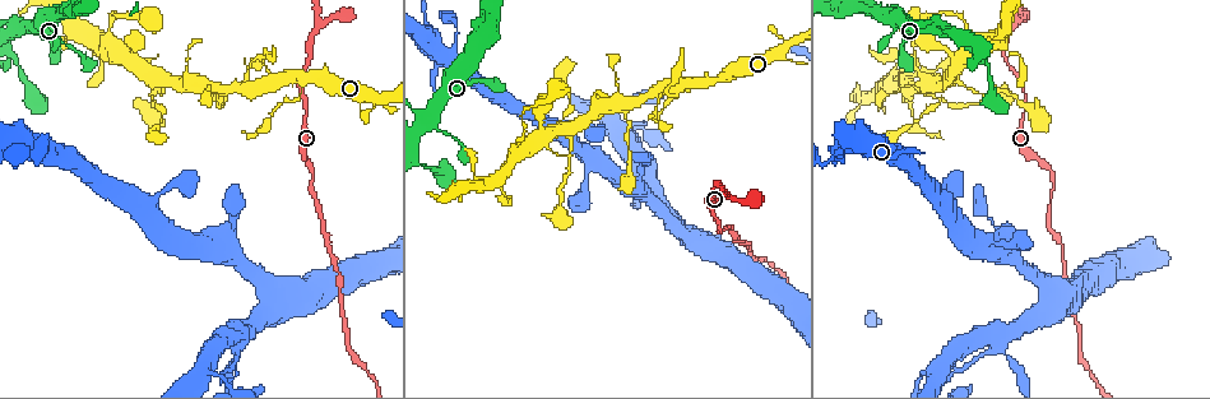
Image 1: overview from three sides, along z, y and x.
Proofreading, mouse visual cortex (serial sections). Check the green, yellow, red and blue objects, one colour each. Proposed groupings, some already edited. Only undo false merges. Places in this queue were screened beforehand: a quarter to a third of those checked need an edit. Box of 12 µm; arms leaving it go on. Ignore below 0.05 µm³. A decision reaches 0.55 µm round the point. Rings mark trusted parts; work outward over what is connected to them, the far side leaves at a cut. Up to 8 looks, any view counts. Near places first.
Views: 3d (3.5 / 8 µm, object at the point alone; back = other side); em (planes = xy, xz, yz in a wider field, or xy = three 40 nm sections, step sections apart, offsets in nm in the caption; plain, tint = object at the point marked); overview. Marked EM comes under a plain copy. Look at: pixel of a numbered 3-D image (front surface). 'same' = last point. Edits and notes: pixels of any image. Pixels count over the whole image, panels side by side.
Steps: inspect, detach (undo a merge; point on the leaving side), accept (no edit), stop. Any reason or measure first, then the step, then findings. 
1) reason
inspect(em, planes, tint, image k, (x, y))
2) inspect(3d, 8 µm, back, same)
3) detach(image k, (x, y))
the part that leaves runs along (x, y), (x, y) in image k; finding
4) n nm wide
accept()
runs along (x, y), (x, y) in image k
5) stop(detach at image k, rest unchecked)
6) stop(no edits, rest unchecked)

calibre changes
inspect(3d, 3.5 µm, image 1, (17, 28))

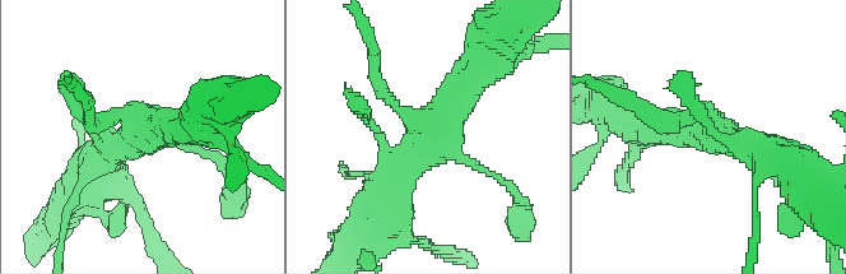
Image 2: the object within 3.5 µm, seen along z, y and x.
inspect(em, xy, step 3, tint, image 2, (722, 132))

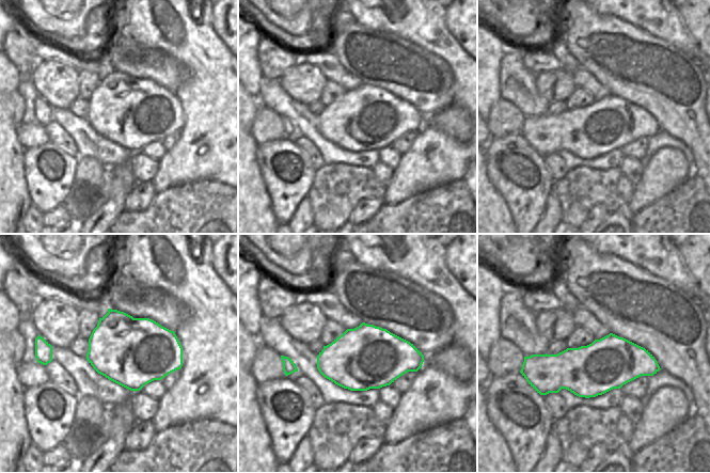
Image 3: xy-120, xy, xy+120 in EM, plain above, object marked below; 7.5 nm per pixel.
detach(image 2, (377, 82))
the part that leaves runs along (422, 122), (379, 91), (379, 47) in image 2; two cells meet here

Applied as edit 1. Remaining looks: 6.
see it whole again
inspect(overview)

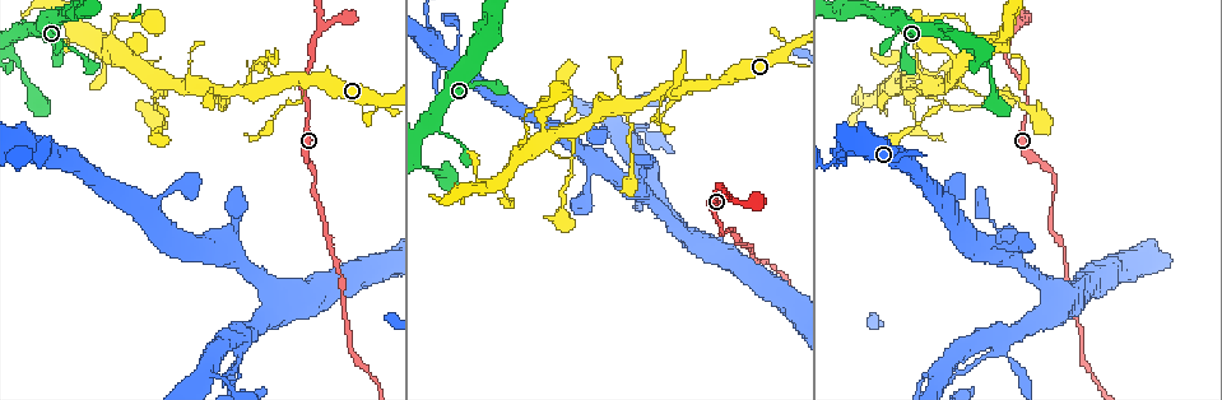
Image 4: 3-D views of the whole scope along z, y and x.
branch point
inspect(3d, 3.5 µm, back, image 4, (1015, 29))

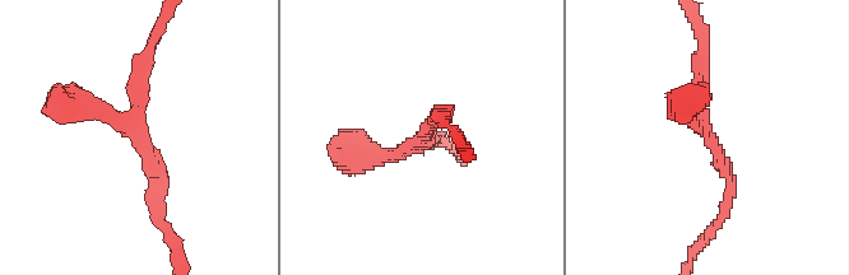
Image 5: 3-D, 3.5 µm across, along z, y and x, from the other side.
3 arms; arms of 150, 200, 250 nm
inspect(em, planes, tint, image 5, (419, 137))

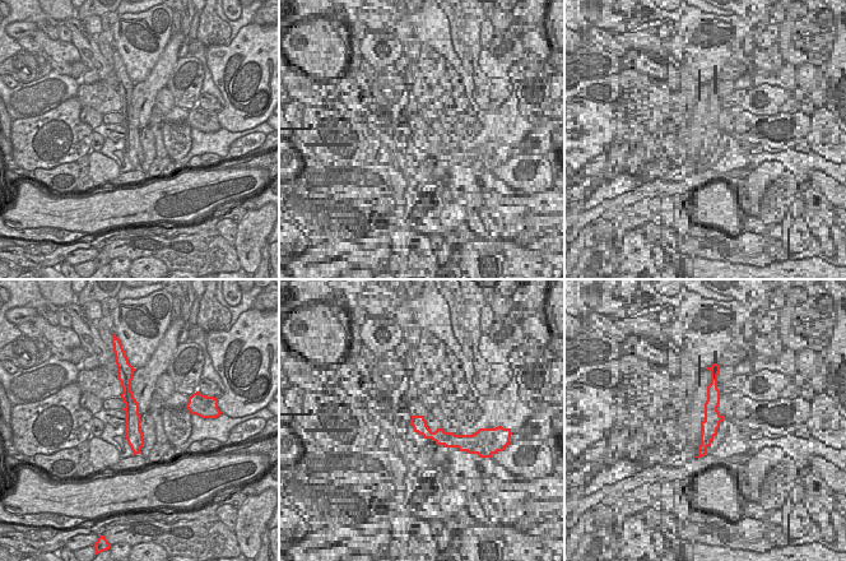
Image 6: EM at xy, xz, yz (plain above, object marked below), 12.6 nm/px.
accept()
one cell here

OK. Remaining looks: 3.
small branch off a trunk
inspect(3d, 3.5 µm, image 4, (309, 77))

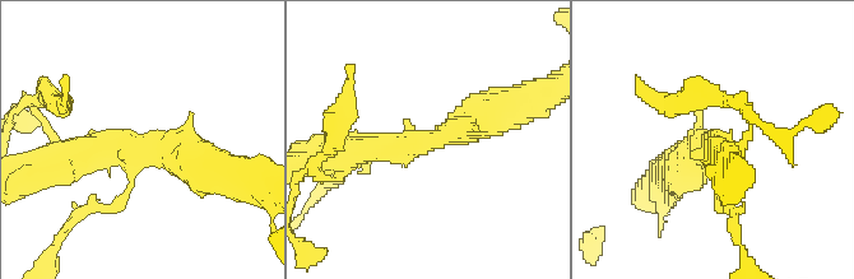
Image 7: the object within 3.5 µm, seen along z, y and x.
inspect(em, xy, step 5, tint, image 7, (424, 139))

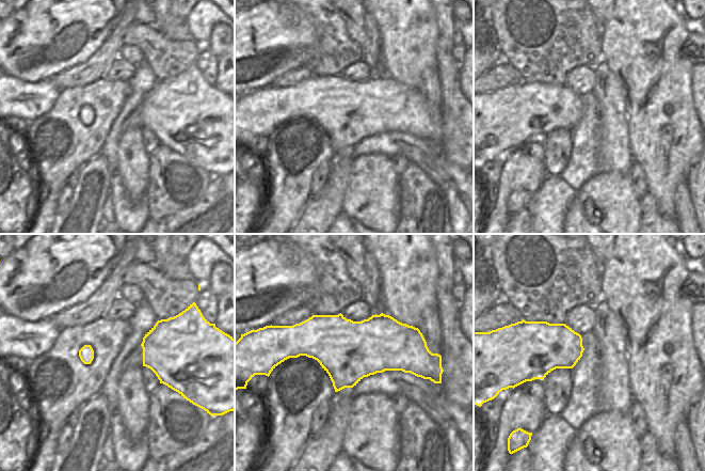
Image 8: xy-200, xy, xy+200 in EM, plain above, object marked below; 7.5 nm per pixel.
detach(image 7, (93, 208))
a second cell is stuck on

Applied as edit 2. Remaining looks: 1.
stop(detach at image 2, detach at image 7, rest unchecked)

